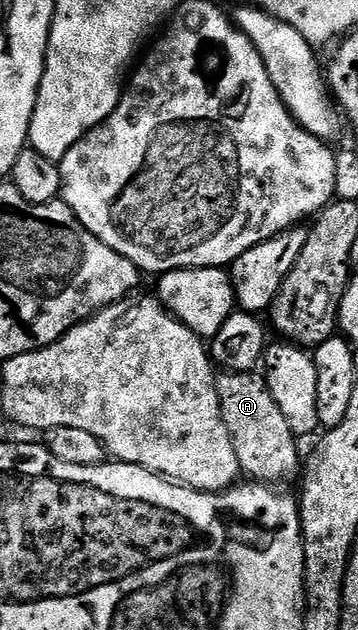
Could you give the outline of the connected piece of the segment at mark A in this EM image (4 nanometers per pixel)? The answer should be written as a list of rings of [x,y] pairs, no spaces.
[[[224,372],[216,379],[216,391],[219,394],[220,415],[230,432],[241,471],[245,475],[250,474],[253,481],[271,486],[280,484],[276,482],[297,479],[302,470],[299,441],[270,395],[267,379],[256,372]]]

